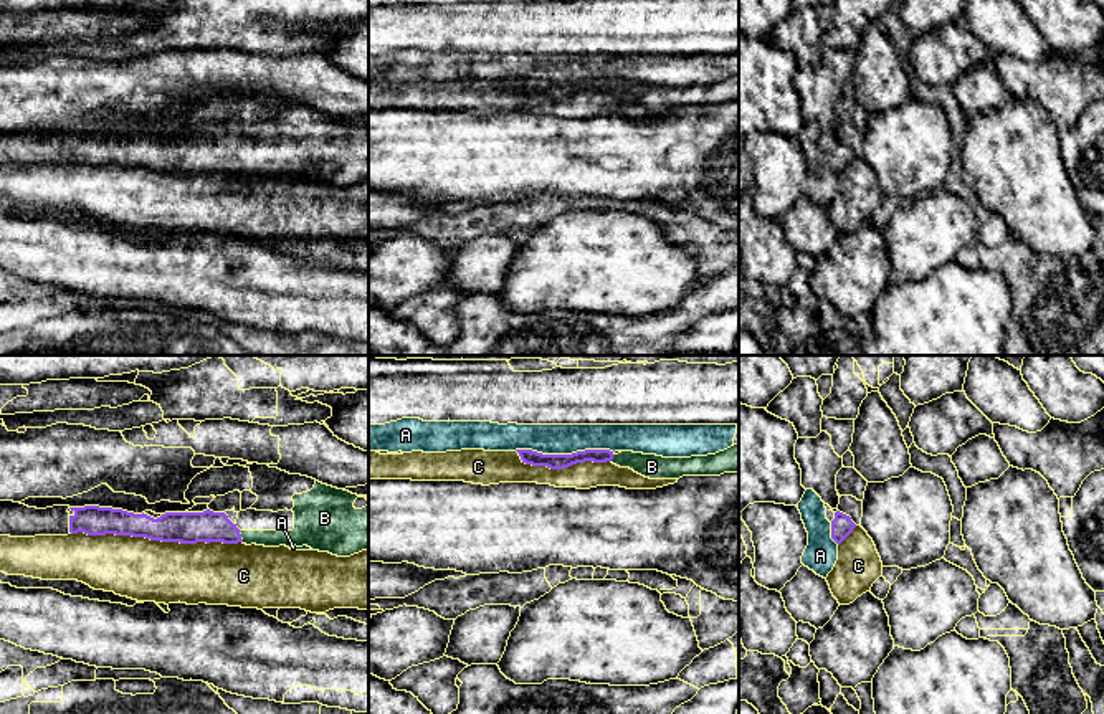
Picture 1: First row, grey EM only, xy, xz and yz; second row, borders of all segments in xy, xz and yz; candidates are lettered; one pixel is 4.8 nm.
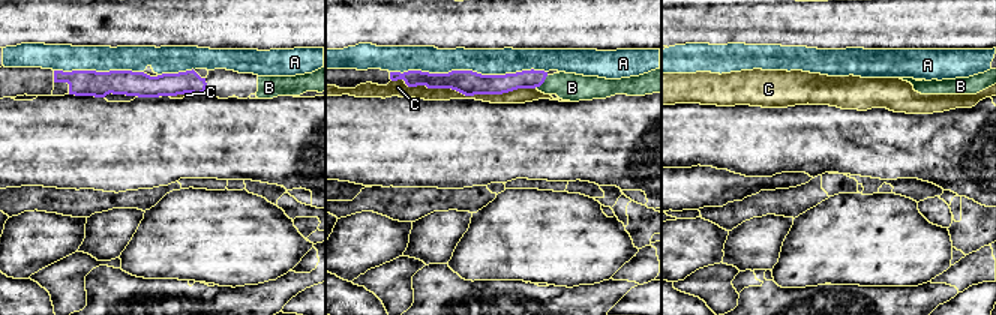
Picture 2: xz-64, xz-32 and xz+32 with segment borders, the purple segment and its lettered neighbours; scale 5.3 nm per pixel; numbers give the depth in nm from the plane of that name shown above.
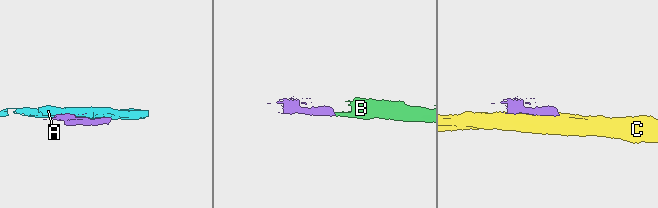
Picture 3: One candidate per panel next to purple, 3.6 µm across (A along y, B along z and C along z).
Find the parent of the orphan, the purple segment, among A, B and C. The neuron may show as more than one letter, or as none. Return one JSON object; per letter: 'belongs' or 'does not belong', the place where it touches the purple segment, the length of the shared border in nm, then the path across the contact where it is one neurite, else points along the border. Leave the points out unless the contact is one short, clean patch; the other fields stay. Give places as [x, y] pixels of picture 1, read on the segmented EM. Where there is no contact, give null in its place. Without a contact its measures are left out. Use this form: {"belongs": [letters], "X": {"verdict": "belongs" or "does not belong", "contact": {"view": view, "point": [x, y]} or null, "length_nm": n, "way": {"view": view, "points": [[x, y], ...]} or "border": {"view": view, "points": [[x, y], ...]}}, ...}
{"belongs": ["B"], "A": {"verdict": "does not belong", "contact": {"view": "xz", "point": [564, 455]}, "length_nm": 480}, "B": {"verdict": "belongs", "contact": {"view": "xy", "point": [240, 536]}, "length_nm": 60, "way": {"view": "xy", "points": [[190, 528], [218, 528], [240, 536], [260, 537]]}}, "C": {"verdict": "does not belong", "contact": {"view": "xy", "point": [157, 539]}, "length_nm": 850}}

